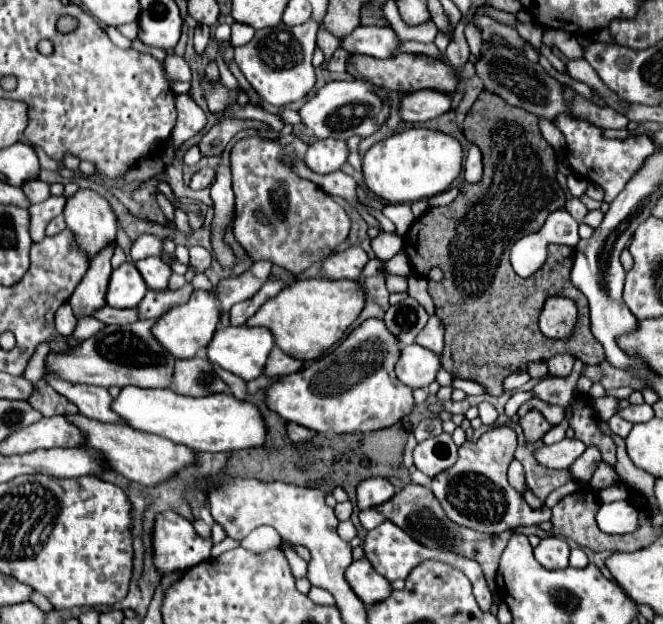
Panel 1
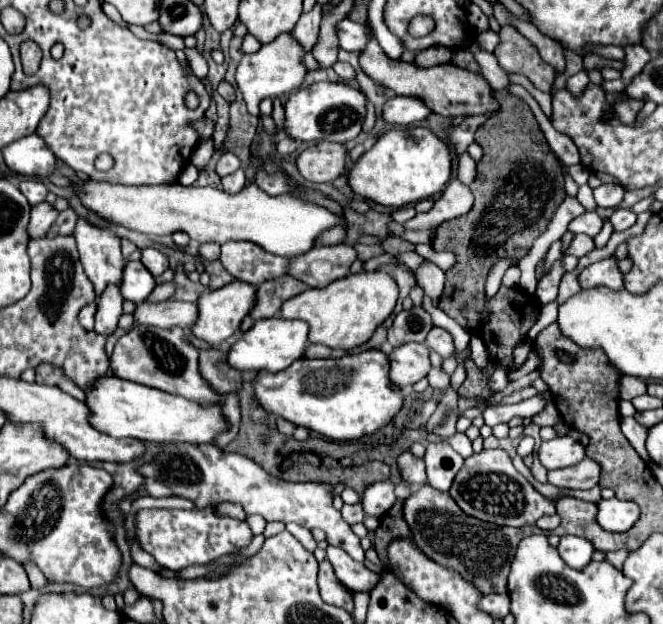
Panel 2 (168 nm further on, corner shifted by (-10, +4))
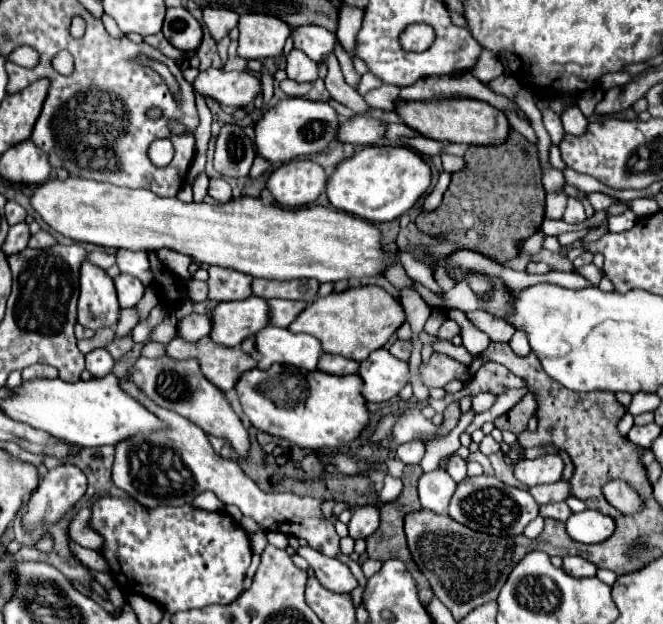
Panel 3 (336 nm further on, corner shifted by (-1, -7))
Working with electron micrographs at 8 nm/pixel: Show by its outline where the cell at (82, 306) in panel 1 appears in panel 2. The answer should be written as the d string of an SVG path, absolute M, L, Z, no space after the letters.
M116 285L106 287L102 297L98 299L98 313L96 313L96 327L98 335L112 335L118 327L118 319L122 315L122 295Z

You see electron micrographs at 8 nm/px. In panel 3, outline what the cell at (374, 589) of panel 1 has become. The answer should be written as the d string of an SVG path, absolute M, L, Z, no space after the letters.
M301 546L297 550L299 556L303 556L315 570L315 576L317 580L327 588L327 590L333 590L333 592L339 592L339 594L349 594L357 588L357 580L353 578L351 570L339 562L337 558L329 558L309 546Z

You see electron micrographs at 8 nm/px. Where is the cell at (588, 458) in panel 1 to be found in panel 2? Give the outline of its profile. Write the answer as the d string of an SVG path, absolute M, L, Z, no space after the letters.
M584 457L578 465L572 465L570 469L554 469L548 471L548 483L556 487L570 487L570 489L592 489L598 485L600 471L598 465Z

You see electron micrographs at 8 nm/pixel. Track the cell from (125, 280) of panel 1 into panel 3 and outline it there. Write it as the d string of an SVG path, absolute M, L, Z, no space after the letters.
M119 274L115 278L115 288L117 288L121 308L135 306L143 298L143 292L145 292L145 286L137 278L133 278L129 274Z

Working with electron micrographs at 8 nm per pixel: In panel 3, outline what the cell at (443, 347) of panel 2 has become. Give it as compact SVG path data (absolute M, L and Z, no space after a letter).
M433 352L431 360L421 366L421 376L423 376L423 382L427 388L431 388L431 386L441 388L447 382L451 382L453 378L461 378L463 382L469 378L467 368L461 362L453 360L447 354L439 354L439 352Z

